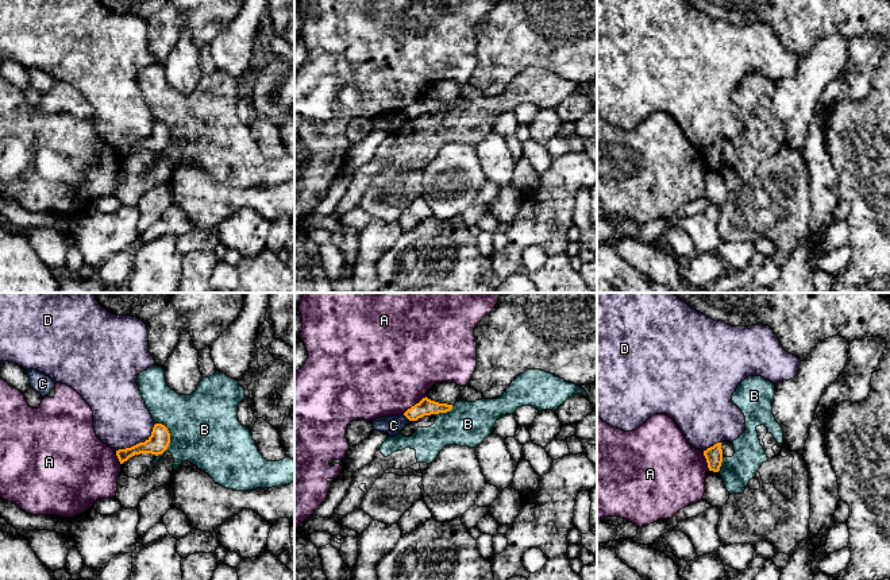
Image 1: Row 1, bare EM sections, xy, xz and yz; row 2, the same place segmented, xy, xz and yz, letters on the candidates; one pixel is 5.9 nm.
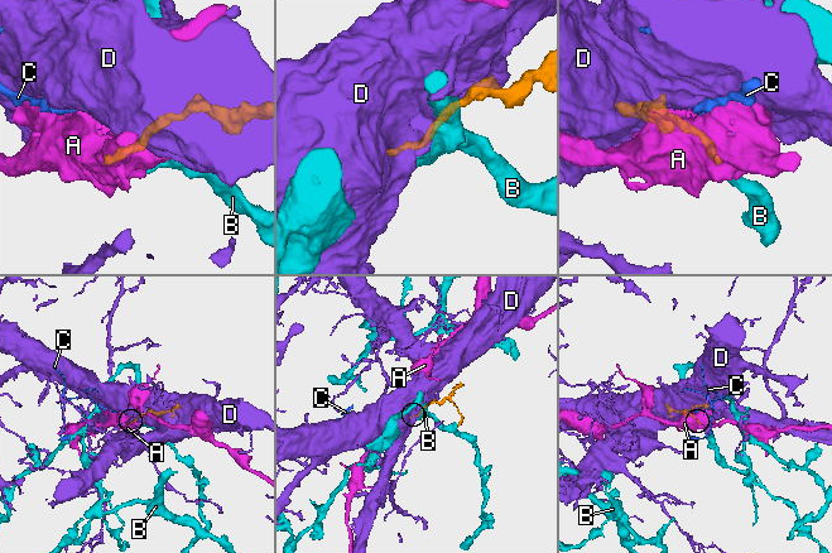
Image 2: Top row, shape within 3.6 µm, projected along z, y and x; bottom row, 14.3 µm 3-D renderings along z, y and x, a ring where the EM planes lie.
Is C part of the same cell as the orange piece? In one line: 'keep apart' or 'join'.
keep apart

